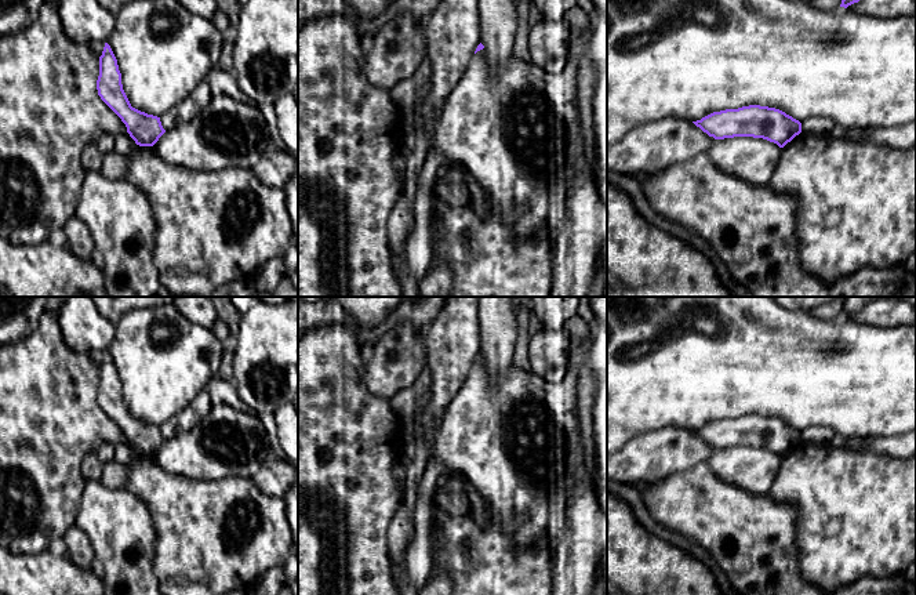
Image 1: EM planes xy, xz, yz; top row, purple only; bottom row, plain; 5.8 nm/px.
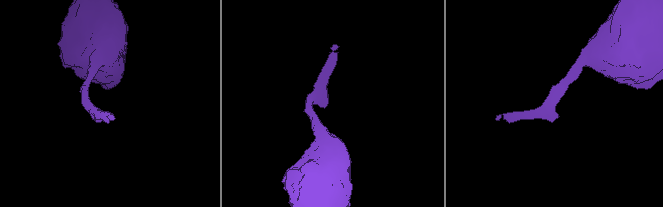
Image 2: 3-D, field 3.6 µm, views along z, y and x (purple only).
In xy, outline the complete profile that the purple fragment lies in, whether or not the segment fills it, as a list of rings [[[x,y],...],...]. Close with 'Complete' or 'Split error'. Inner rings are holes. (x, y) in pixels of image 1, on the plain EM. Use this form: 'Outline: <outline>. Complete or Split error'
Outline: [[[108,352],[99,366],[97,399],[101,409],[121,428],[127,442],[139,456],[153,456],[166,442],[160,427],[131,416],[121,393],[117,369]]]. Complete

